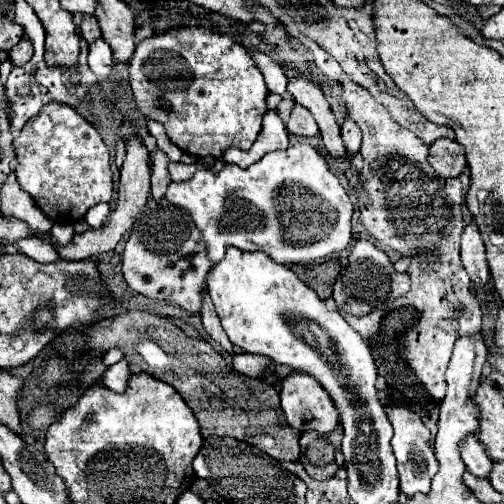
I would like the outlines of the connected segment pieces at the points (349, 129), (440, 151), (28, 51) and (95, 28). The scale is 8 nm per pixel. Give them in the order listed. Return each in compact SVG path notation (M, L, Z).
M346 118L344 124L342 124L342 140L344 140L344 146L346 146L348 154L356 154L360 150L362 132L352 118Z
M440 138L430 146L430 164L444 178L460 176L466 168L466 152L464 146L450 138Z
M22 38L10 52L8 52L8 60L14 66L24 66L28 60L32 58L32 42L28 38Z
M84 16L80 22L80 34L84 36L84 40L90 44L92 40L100 38L100 26L96 16Z

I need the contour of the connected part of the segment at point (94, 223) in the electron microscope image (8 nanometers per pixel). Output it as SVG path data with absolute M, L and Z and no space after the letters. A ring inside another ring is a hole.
M94 204L84 218L90 224L90 228L100 228L104 224L104 220L108 218L108 212L110 212L108 204Z

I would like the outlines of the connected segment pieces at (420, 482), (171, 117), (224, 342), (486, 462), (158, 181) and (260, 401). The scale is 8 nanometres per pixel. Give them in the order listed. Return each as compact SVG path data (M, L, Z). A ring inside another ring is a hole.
M378 380L376 384L378 388L378 396L386 408L386 414L394 426L394 436L390 440L390 446L392 446L392 452L396 456L396 462L398 462L398 474L400 474L400 492L406 494L408 498L412 498L414 494L428 494L430 492L430 482L432 478L436 476L438 472L438 462L436 462L436 456L432 452L432 448L428 448L428 440L430 440L430 430L422 424L422 420L412 412L408 410L406 406L388 406L390 402L390 396L396 394L384 380Z
M182 26L170 28L166 32L154 34L136 46L130 60L130 86L138 110L162 126L166 126L168 138L182 150L194 156L220 156L224 148L236 146L248 150L262 128L262 116L266 108L268 88L264 84L262 72L256 68L254 60L248 56L240 44L230 36L220 36L208 26ZM164 104L170 104L168 110Z
M204 290L204 312L202 312L202 324L204 324L206 332L210 334L210 338L212 338L214 342L218 342L218 344L222 346L224 352L228 352L230 356L234 356L234 346L232 346L232 342L228 340L226 332L222 330L222 326L220 326L220 318L216 316L216 312L214 312L214 308L212 308L212 300L208 300L206 290Z
M468 434L468 436L458 444L458 448L460 448L460 456L462 456L466 468L468 468L474 476L484 476L484 478L488 478L488 472L490 472L490 468L492 468L492 460L488 458L484 446L478 444L476 434Z
M156 148L156 160L152 164L152 196L156 200L160 200L168 188L170 180L168 180L168 156L164 156L164 152L160 152L160 148Z
M128 310L124 314L100 320L88 328L84 336L86 344L94 350L122 350L132 374L144 372L176 388L176 392L182 394L184 402L196 414L204 438L230 436L256 446L276 460L300 458L300 432L292 432L292 428L288 428L280 408L278 390L260 382L258 378L238 374L206 340L184 334L182 328L178 328L168 318L156 316L152 312Z

